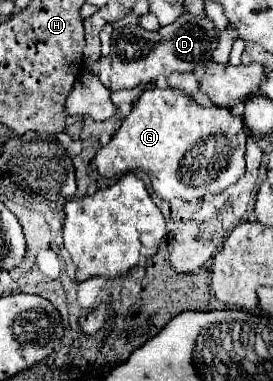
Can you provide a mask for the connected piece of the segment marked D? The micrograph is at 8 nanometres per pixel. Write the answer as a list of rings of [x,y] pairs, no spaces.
[[[181,16],[177,22],[163,26],[155,32],[143,30],[139,26],[123,26],[113,30],[111,54],[99,62],[99,78],[111,90],[133,88],[141,82],[163,80],[171,72],[193,72],[195,68],[209,62],[213,50],[217,48],[217,28],[211,20]]]

